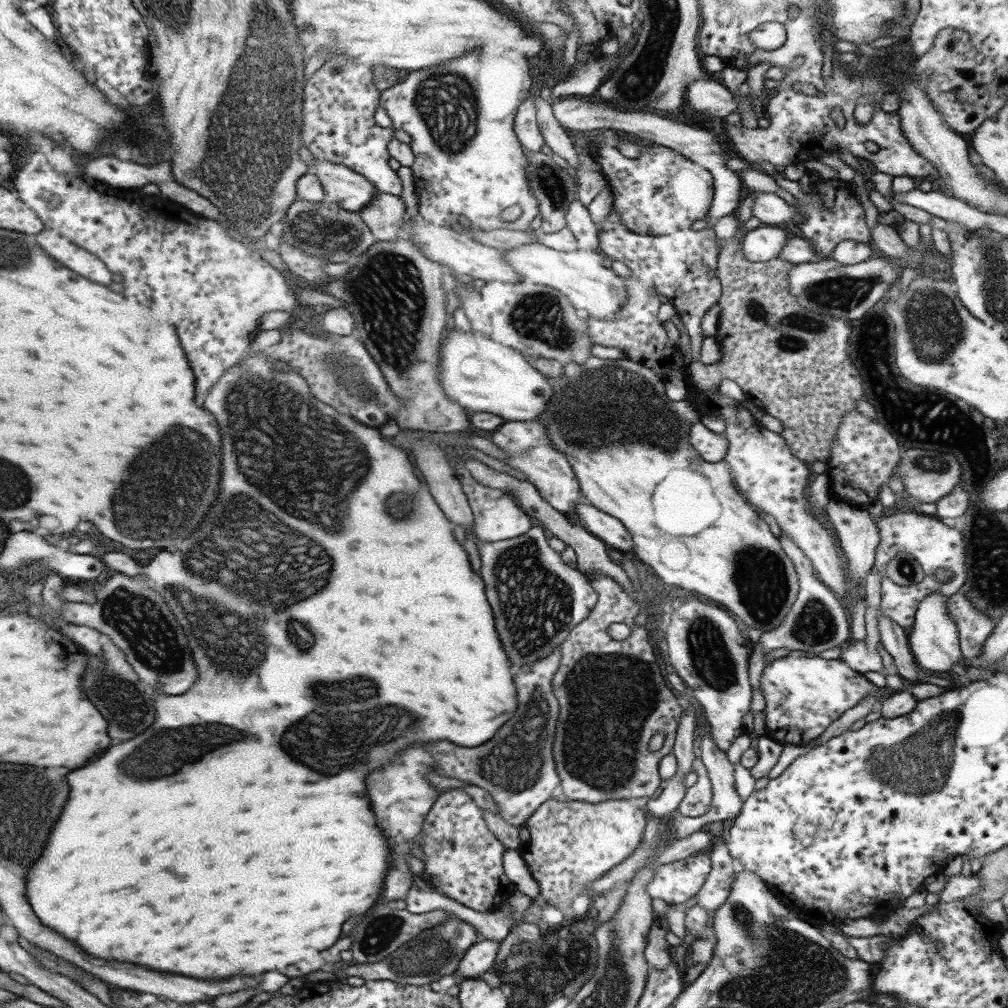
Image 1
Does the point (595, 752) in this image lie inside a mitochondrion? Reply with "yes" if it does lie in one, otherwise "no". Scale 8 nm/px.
yes

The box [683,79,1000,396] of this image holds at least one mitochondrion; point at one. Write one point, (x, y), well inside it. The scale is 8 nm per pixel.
(928, 317)

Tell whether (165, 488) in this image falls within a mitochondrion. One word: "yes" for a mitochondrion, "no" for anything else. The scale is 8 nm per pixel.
yes

